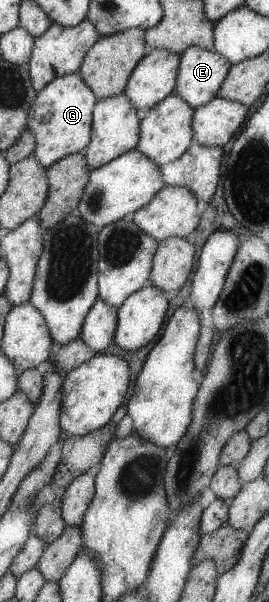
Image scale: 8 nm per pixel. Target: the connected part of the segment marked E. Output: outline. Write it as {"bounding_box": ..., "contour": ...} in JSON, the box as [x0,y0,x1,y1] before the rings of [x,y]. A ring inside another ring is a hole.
{"bounding_box":[175,47,234,109],"contour":[[[201,47],[188,48],[180,57],[175,93],[188,100],[194,109],[209,104],[219,96],[234,64],[217,51]]]}

